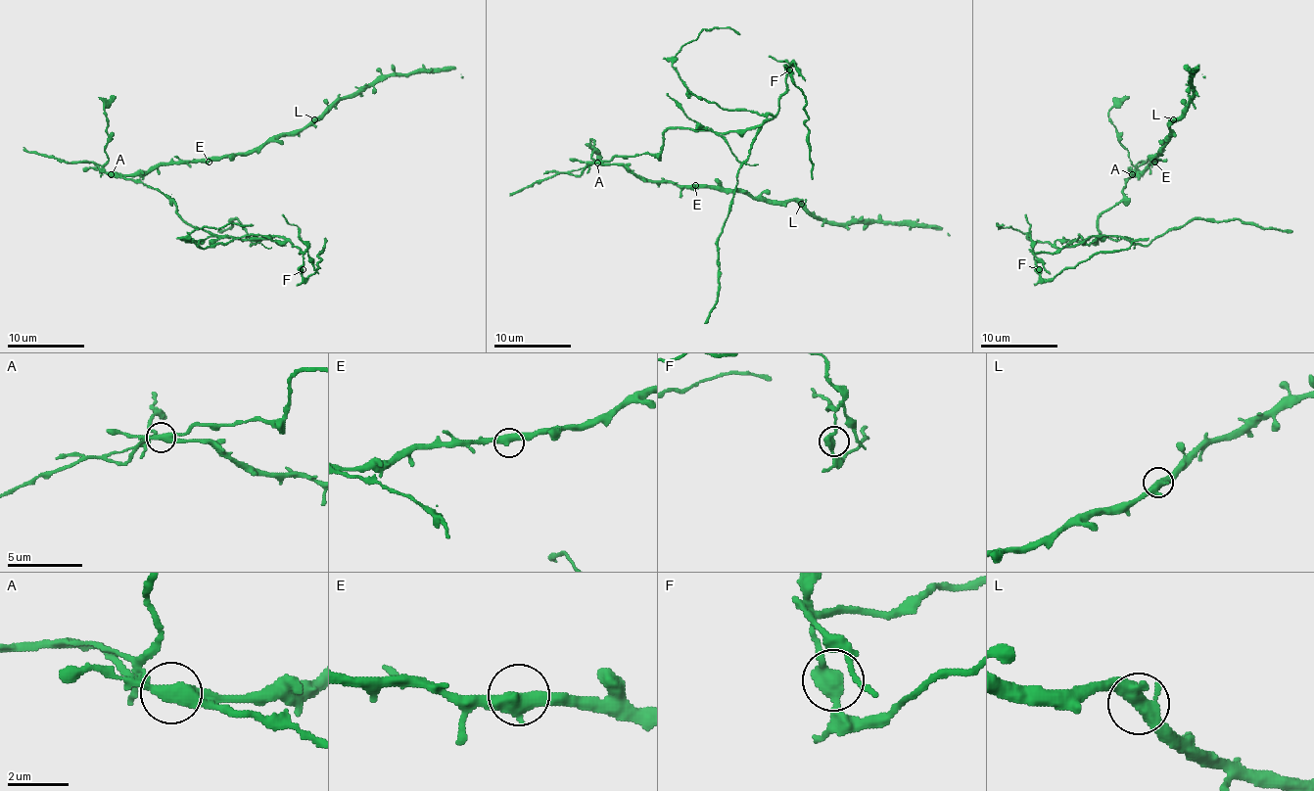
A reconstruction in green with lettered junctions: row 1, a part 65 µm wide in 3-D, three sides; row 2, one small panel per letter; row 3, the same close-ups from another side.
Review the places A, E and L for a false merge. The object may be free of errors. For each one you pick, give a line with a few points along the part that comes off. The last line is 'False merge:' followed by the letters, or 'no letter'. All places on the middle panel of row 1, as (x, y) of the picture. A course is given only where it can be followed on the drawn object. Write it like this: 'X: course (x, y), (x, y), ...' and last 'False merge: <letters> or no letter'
A: course (596, 162), (656, 154), (662, 135), (676, 127), (755, 129), (777, 112), (789, 64), (805, 96), (812, 179)
False merge: A

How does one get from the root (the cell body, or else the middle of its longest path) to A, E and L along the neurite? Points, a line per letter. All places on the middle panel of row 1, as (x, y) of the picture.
A: (622, 156), (596, 162)
E: (622, 156), (616, 156), (610, 162), (626, 163), (637, 175), (652, 181), (695, 185)
L: (622, 156), (610, 162), (626, 163), (637, 175), (652, 181), (737, 189), (770, 201), (797, 201), (801, 204)

